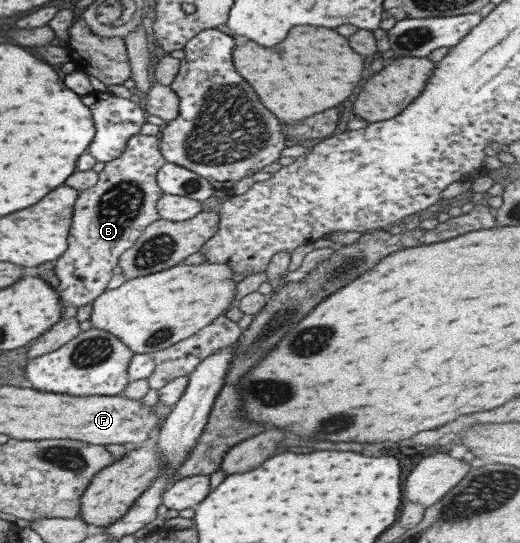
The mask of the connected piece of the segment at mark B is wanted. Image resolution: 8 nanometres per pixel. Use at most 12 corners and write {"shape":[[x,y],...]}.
{"shape":[[158,135],[130,136],[78,191],[54,288],[100,296],[160,219]]}

